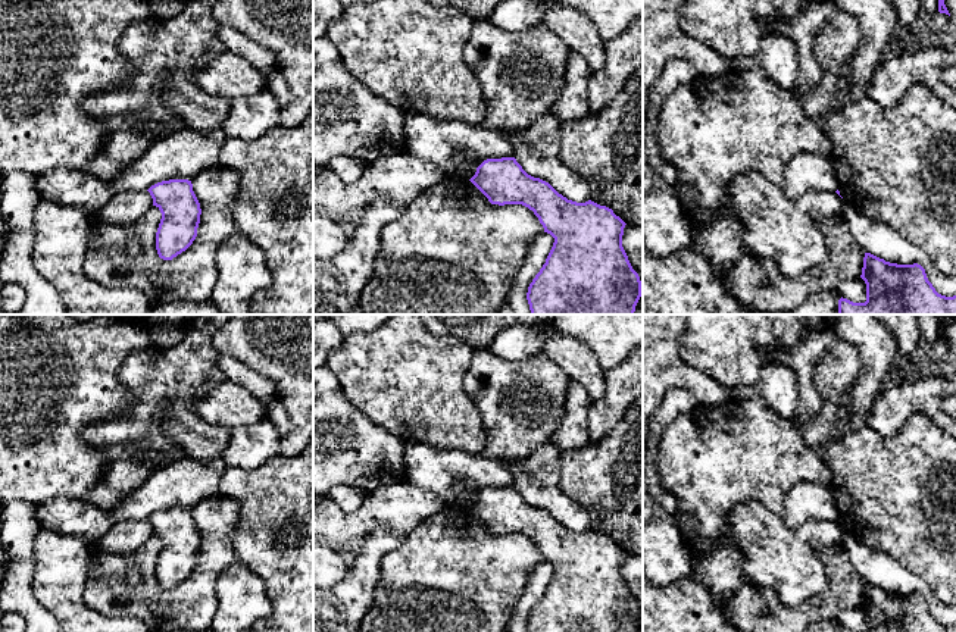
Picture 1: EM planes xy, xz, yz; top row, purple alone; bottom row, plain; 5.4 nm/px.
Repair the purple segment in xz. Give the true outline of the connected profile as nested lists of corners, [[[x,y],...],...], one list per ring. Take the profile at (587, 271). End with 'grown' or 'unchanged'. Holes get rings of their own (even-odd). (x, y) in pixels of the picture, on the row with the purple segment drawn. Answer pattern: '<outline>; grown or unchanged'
[[[515,157],[487,159],[469,179],[491,204],[522,204],[554,238],[546,263],[528,287],[531,315],[634,315],[643,285],[622,247],[625,222],[591,200],[577,203],[528,175]]]; unchanged

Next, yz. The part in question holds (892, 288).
[[[865,253],[860,278],[866,284],[866,301],[853,303],[841,297],[838,315],[956,315],[956,295],[938,294],[918,263],[897,265]]]; unchanged

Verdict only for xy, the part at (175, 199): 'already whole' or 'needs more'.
already whole

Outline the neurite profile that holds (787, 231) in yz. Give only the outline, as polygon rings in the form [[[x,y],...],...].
[[[753,170],[735,175],[727,185],[727,194],[744,225],[744,245],[756,257],[771,259],[777,269],[790,278],[822,263],[827,245],[819,222],[841,215],[846,206],[835,191],[807,191],[803,197],[791,200],[784,195],[781,185]]]

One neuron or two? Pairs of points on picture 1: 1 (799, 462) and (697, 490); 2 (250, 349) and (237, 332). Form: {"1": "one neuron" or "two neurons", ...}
{"1": "one neuron", "2": "one neuron"}

